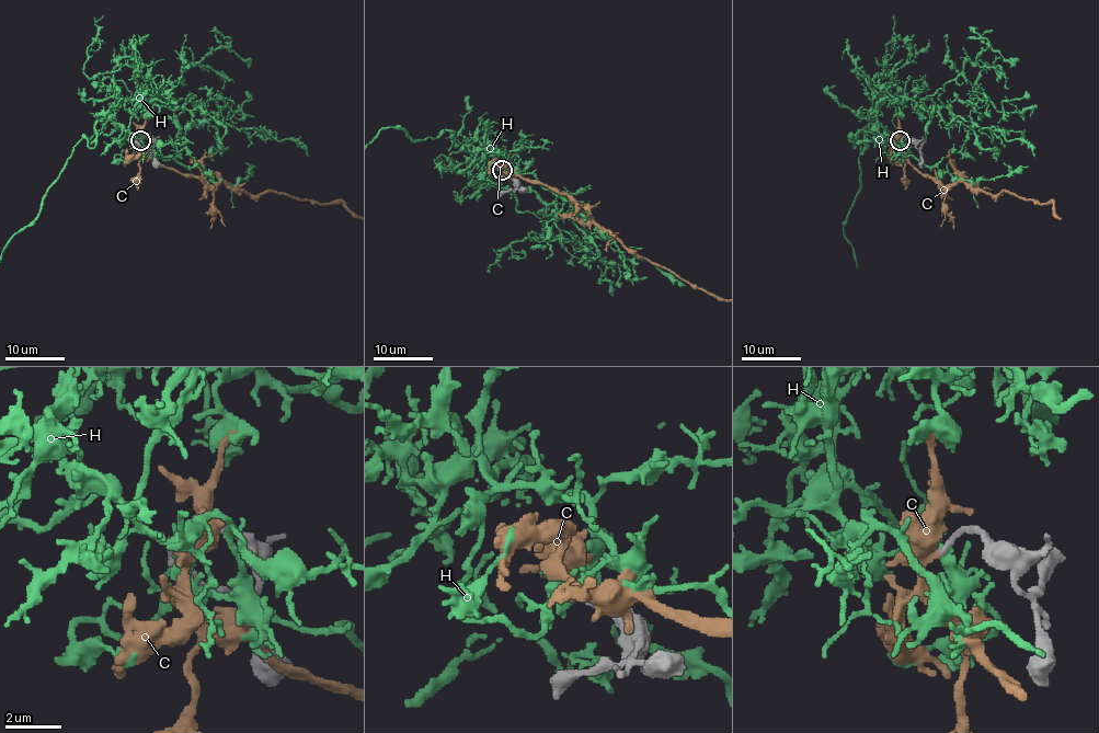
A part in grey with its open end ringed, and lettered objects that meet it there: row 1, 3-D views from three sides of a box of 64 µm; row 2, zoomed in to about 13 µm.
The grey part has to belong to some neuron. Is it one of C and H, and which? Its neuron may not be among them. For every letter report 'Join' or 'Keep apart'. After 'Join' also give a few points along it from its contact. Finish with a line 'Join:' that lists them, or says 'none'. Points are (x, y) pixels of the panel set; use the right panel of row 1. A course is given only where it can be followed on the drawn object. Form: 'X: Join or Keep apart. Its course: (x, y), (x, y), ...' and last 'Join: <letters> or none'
C: Keep apart
H: Keep apart
Join: none

